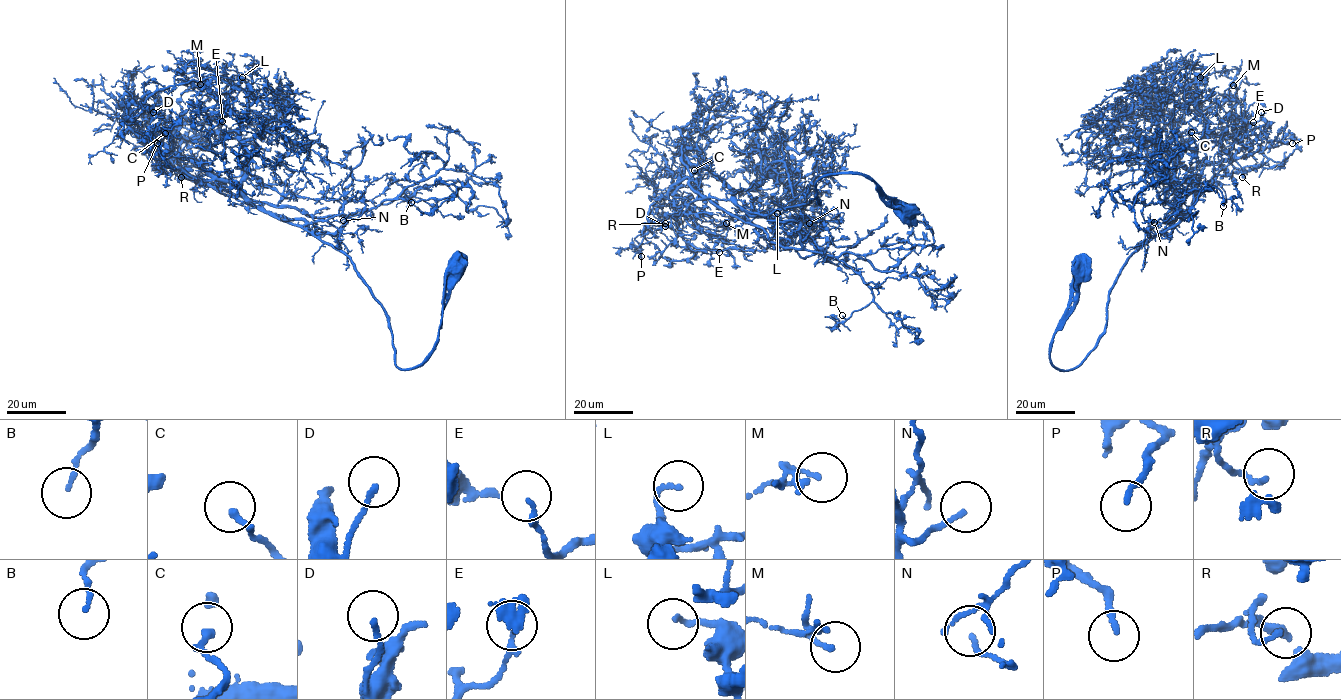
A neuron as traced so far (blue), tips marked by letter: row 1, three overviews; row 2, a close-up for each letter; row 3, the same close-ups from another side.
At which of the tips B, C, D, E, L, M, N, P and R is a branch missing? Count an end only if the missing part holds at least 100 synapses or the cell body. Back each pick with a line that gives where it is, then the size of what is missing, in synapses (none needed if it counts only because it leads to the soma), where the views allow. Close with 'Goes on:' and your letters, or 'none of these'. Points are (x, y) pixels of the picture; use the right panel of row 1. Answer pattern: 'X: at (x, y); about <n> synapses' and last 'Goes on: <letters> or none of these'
Goes on: none of these

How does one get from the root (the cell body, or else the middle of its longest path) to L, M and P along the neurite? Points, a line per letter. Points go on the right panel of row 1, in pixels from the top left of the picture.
L: (1078, 269), (1050, 356), (1064, 370), (1104, 329), (1120, 268), (1181, 214), (1158, 114), (1203, 91), (1200, 77)
M: (1078, 269), (1050, 356), (1064, 370), (1104, 329), (1120, 268), (1181, 214), (1183, 149), (1234, 134), (1233, 85)
P: (1078, 269), (1050, 356), (1064, 370), (1104, 329), (1120, 268), (1176, 221), (1196, 187), (1289, 133), (1292, 143)

